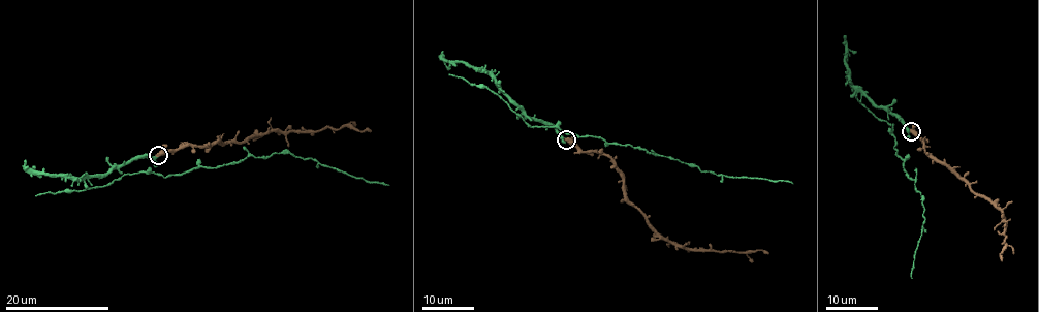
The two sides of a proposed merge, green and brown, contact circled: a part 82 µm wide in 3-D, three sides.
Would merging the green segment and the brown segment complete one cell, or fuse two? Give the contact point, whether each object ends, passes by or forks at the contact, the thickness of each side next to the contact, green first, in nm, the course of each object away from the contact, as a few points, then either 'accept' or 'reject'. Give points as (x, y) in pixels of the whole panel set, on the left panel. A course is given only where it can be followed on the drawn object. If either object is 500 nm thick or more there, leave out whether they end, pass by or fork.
at (158, 155); 320 nm thick on the green side, 600 nm on the other; green runs (158, 155), (129, 159), (89, 178), (90, 188), (140, 172), (164, 177), (281, 153), (388, 185); brown runs (158, 155), (188, 145), (242, 142), (272, 132), (316, 131), (344, 125), (371, 131); accept

